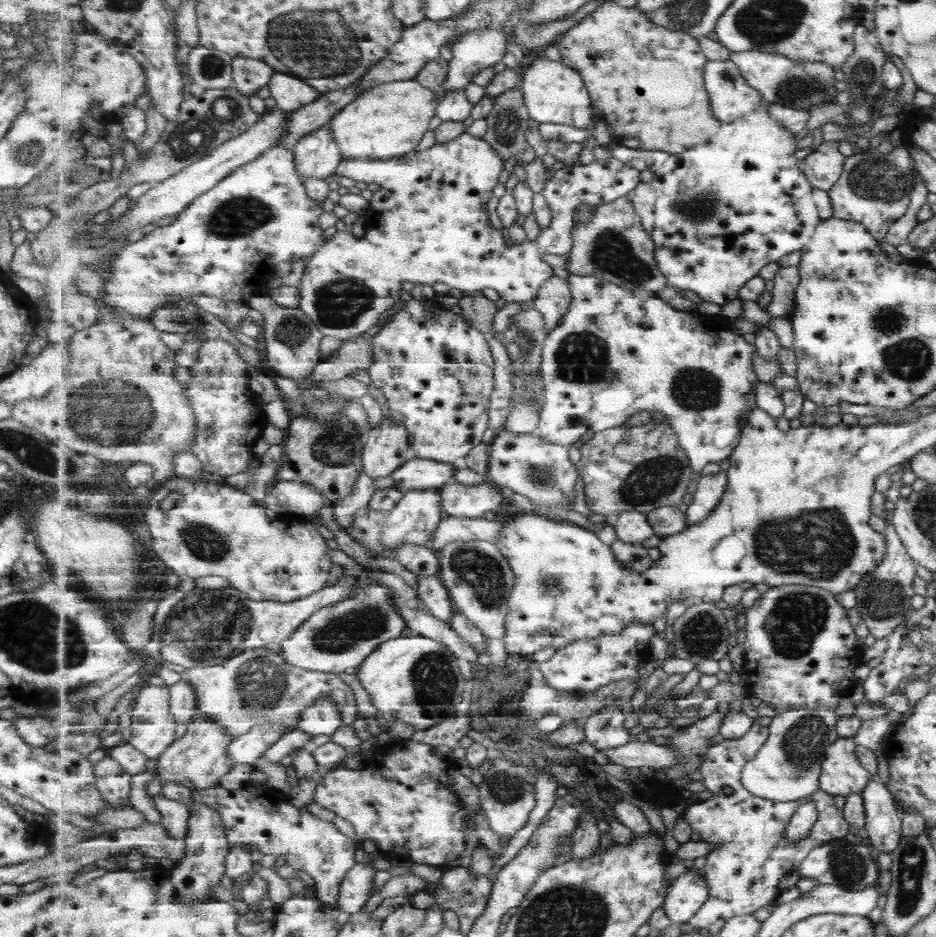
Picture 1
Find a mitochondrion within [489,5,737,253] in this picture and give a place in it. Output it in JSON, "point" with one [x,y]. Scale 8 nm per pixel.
{"point":[507,120]}

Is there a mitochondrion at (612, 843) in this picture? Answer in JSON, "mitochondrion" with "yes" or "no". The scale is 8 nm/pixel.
{"mitochondrion":"no"}

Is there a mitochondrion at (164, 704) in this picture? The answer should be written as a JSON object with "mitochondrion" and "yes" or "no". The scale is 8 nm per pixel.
{"mitochondrion":"no"}

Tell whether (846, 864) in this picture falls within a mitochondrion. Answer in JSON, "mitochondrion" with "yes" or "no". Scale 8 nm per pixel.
{"mitochondrion":"yes"}

